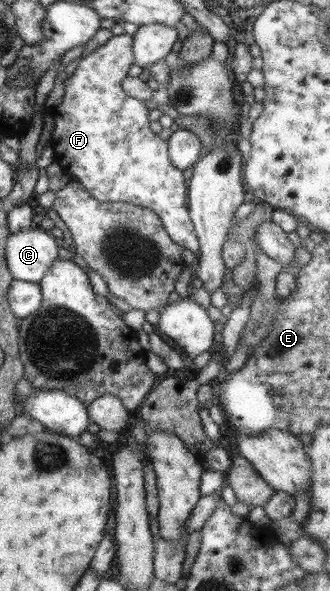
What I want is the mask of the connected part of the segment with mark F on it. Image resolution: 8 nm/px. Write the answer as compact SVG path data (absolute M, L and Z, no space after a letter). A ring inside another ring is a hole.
M126 33L113 35L101 47L87 49L91 55L81 59L74 74L63 81L61 104L48 111L53 118L50 135L52 153L61 170L70 179L79 182L95 201L125 202L154 211L169 239L186 247L197 257L198 239L189 217L183 174L170 163L168 143L149 130L149 109L142 101L127 97L121 90L121 80L127 76L129 67L134 65L131 41L132 37Z

